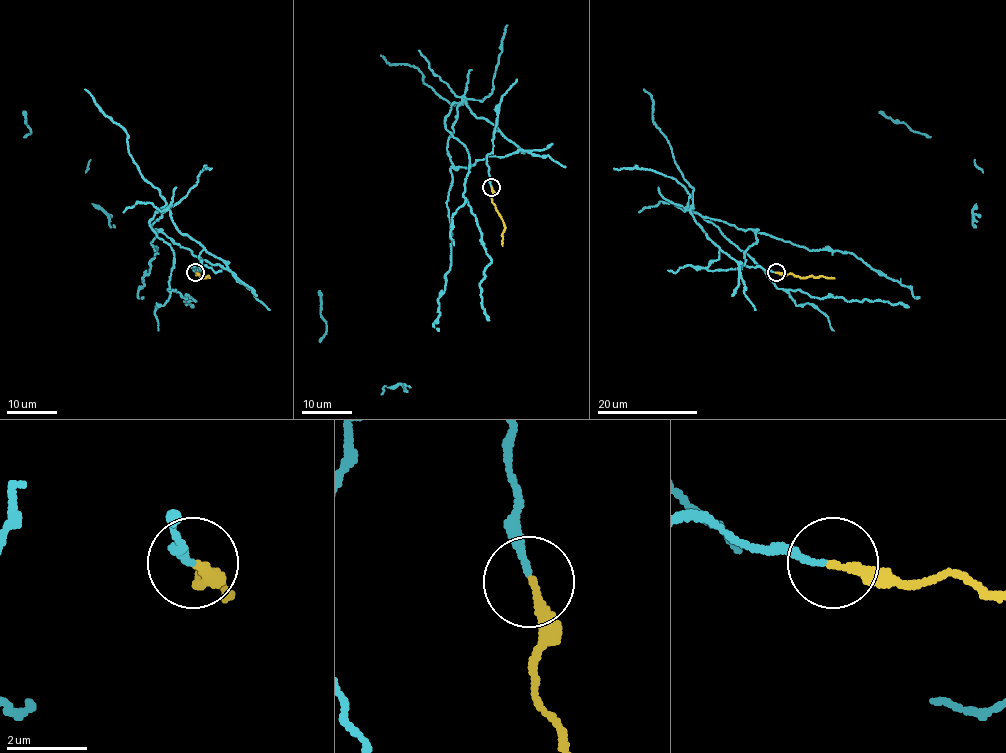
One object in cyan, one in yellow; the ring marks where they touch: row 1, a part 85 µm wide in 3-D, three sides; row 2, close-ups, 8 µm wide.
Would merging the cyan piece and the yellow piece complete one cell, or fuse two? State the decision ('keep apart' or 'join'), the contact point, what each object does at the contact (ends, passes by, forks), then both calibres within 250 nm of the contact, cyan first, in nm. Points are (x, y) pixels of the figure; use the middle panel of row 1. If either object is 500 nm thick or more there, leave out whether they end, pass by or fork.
keep apart; at (491, 187); cyan ends there; yellow ends there; 160 nm thick on the cyan side, 200 nm on the other

